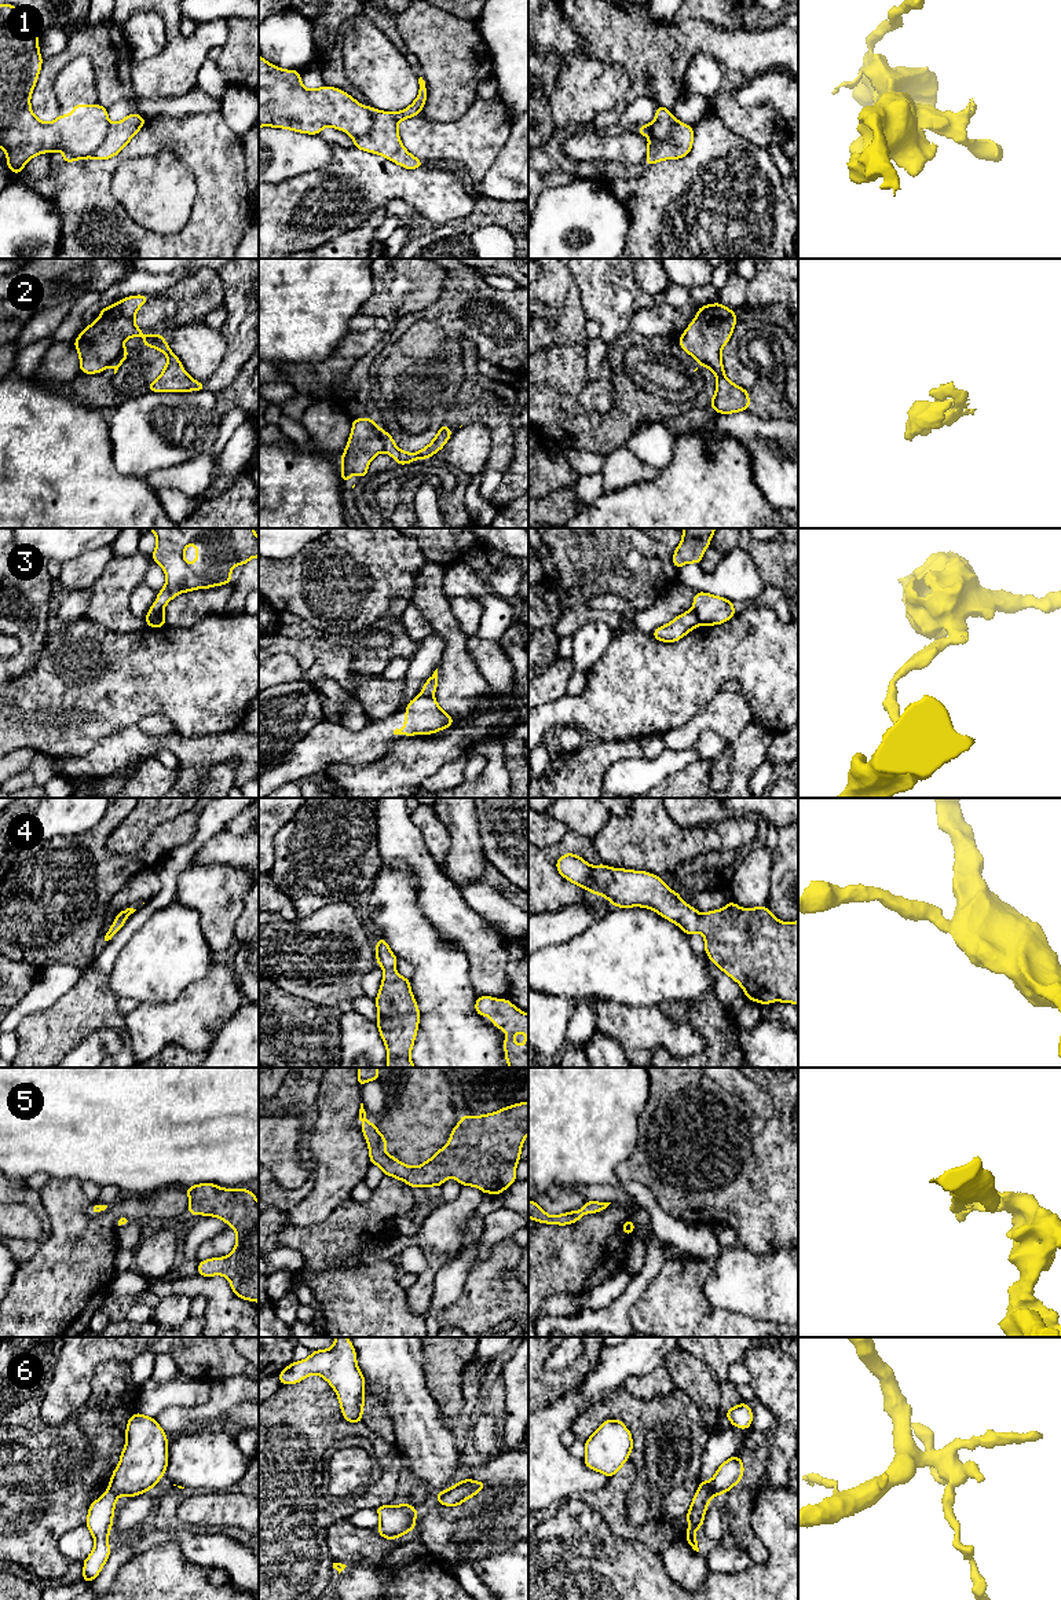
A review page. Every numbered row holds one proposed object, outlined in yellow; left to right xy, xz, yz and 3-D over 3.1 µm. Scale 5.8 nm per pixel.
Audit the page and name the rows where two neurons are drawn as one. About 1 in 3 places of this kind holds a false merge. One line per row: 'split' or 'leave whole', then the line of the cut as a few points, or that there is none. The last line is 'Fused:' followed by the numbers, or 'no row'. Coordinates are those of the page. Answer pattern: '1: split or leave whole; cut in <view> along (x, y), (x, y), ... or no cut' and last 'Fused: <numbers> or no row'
1: split; cut in xz along (366, 107), (372, 125), (363, 134), (351, 136)
2: split; cut in xz along (366, 418), (377, 431), (384, 450)
3: split; cut in xy along (163, 615), (146, 621)
4: leave whole; no cut
5: leave whole; no cut
6: leave whole; no cut
Fused: 1, 2, 3

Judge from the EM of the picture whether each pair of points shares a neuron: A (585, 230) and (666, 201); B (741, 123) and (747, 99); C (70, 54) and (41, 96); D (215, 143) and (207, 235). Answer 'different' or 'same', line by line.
A: different
B: different
C: same
D: same

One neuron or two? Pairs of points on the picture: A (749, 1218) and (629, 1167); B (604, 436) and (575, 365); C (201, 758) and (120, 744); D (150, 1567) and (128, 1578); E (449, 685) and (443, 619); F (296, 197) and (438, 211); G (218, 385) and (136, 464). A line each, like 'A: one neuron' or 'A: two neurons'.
A: one neuron
B: one neuron
C: one neuron
D: one neuron
E: one neuron
F: one neuron
G: two neurons

